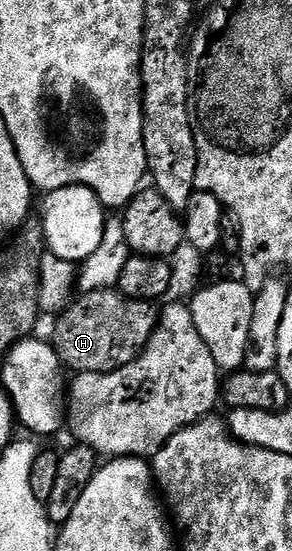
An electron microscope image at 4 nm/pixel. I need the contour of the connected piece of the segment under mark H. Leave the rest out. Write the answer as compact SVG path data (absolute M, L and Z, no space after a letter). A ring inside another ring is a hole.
M115 289L80 294L78 298L54 320L53 346L64 368L71 373L104 375L138 359L155 331L156 308L125 297Z

